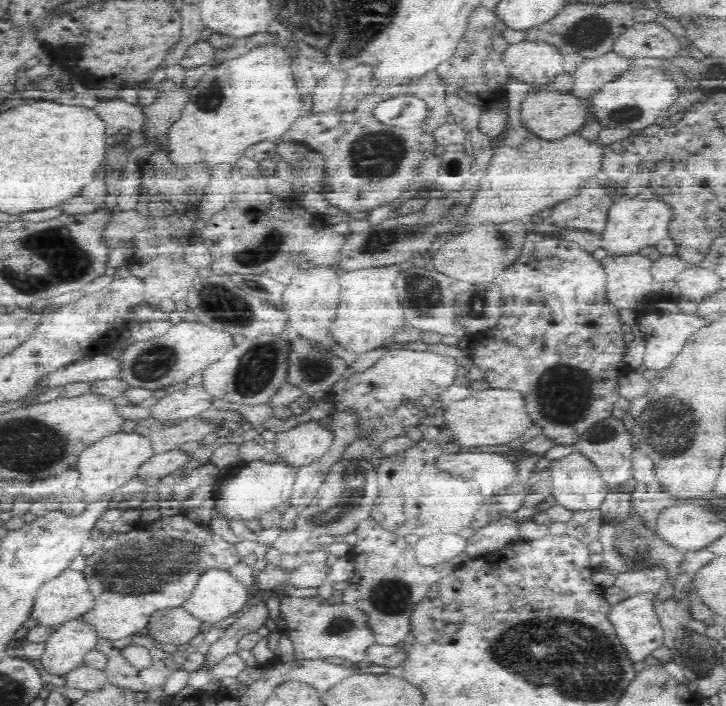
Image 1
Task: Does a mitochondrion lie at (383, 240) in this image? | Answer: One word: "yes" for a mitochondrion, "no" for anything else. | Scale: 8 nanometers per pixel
yes

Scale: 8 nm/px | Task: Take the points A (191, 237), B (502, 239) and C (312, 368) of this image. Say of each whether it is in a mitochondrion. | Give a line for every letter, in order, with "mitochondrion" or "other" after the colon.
A: other
B: mitochondrion
C: mitochondrion

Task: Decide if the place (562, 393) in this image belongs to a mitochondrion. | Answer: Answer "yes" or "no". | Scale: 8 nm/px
yes

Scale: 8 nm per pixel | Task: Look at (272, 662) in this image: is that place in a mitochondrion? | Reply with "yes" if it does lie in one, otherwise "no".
no

